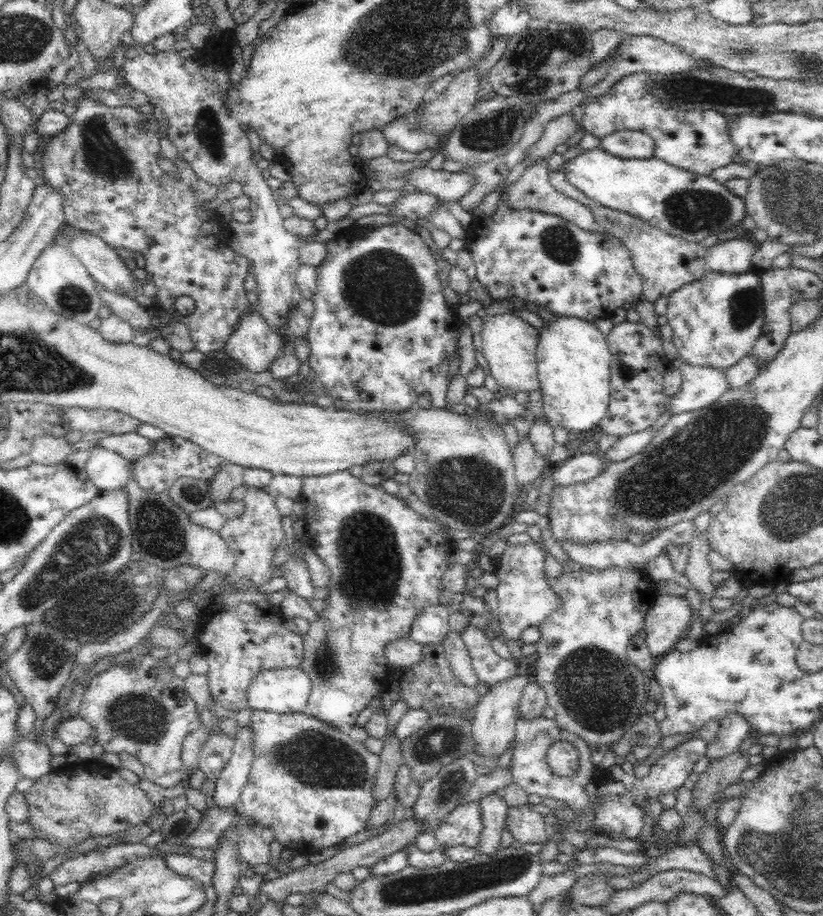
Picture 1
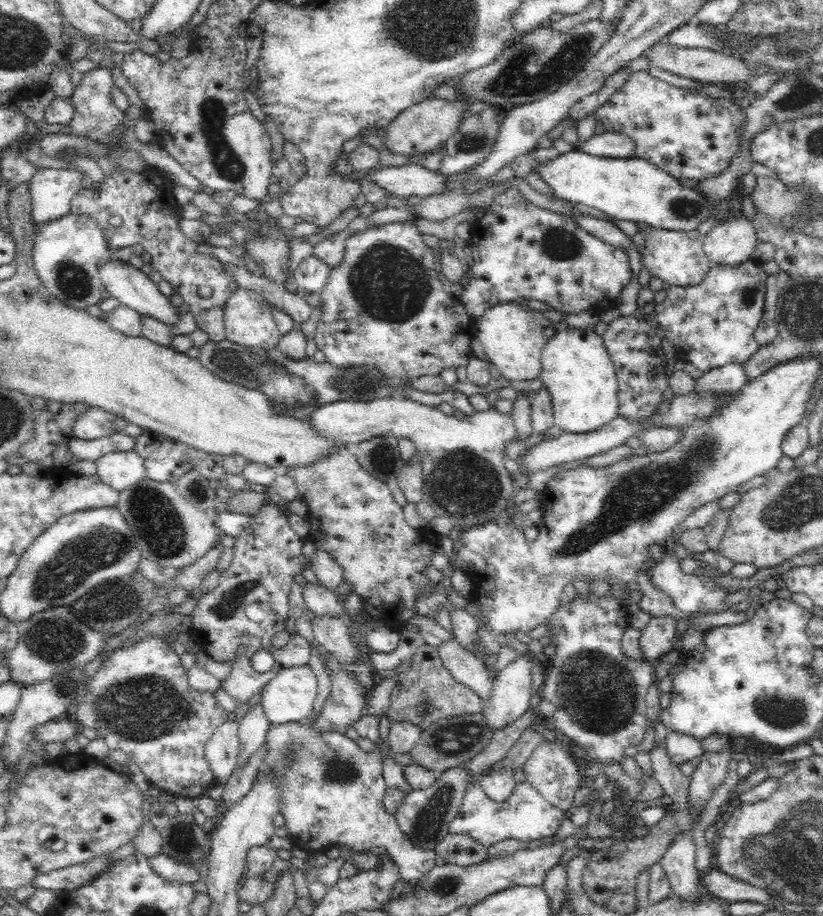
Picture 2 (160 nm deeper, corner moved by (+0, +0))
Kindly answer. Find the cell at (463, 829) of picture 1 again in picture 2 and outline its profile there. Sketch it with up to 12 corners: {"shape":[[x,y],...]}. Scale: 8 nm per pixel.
{"shape":[[472,777],[450,833],[486,848],[554,838],[565,811],[528,782],[496,802]]}

